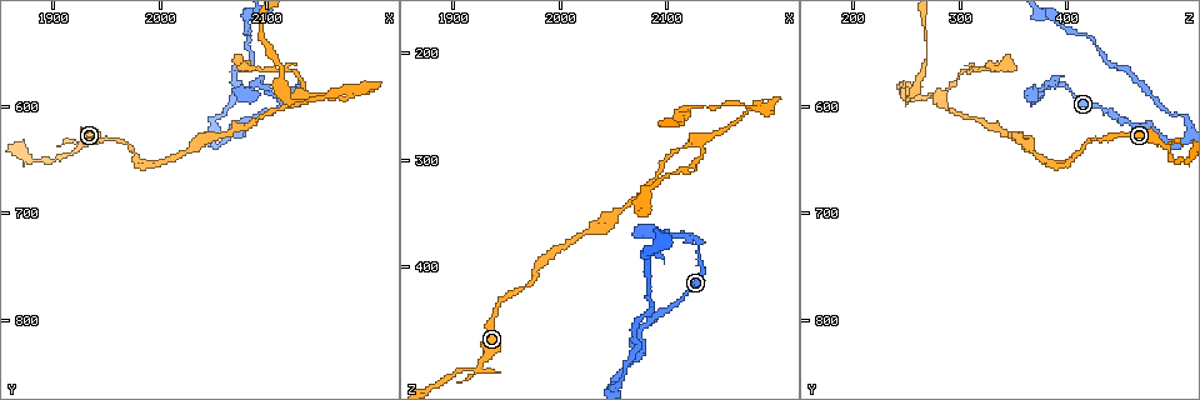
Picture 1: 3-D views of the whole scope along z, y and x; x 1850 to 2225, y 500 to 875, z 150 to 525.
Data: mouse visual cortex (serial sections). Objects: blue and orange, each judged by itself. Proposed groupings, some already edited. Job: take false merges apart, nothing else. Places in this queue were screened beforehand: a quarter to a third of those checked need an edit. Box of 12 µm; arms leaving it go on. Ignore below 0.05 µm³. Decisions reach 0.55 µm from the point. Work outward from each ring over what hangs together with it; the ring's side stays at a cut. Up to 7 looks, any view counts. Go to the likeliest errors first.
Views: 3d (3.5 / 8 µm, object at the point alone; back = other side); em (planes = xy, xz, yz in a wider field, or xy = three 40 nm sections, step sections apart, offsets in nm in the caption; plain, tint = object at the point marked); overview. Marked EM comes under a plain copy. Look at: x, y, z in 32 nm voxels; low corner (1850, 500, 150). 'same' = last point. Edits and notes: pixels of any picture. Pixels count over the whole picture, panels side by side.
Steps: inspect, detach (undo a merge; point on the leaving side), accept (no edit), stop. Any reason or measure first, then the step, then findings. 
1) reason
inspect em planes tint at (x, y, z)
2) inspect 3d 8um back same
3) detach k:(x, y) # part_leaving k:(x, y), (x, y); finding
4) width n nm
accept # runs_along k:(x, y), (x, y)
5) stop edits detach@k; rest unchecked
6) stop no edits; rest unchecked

branch point
inspect 3d 3.5um at (2180, 592, 250)

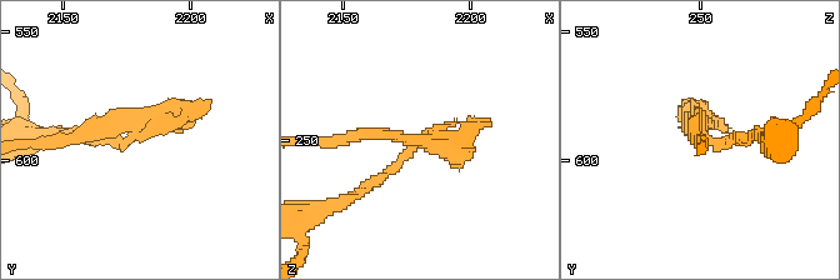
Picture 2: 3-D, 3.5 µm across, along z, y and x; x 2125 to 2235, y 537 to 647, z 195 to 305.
inspect em xy step 1 tint at (2179, 588, 253)

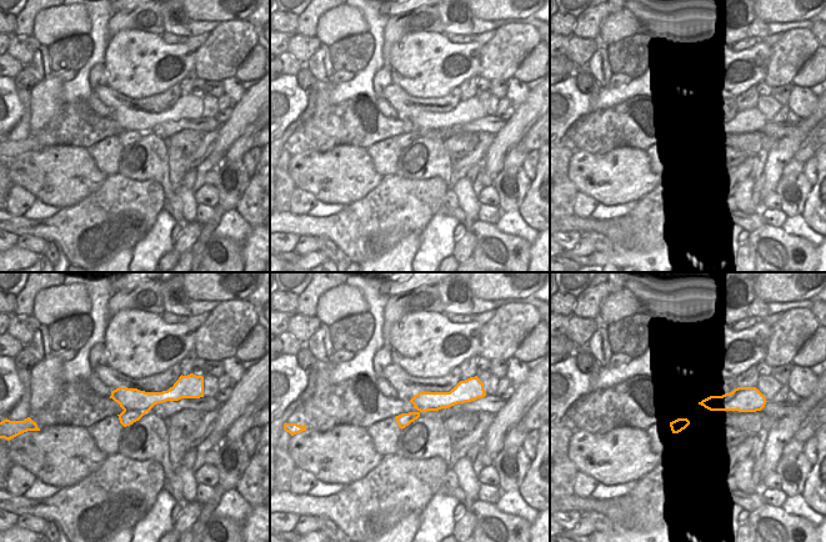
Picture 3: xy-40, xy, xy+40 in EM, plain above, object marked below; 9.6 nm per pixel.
cut it another way
inspect em xy step 3 tint same

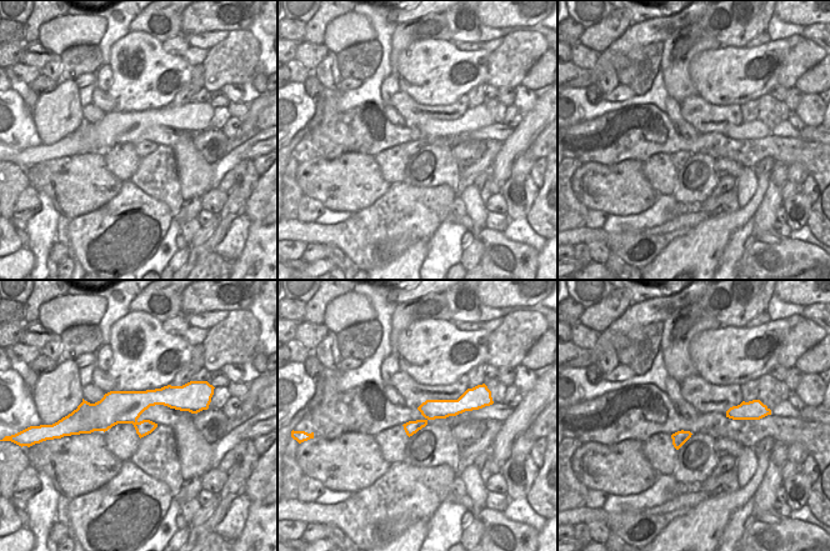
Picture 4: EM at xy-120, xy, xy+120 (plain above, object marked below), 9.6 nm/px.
detach 2:(90, 128) # part_leaving 2:(418, 141), (395, 135), (314, 141); a second cell is stuck on

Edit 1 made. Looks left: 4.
thick turns thin
inspect 3d 3.5um at (1914, 644, 496)

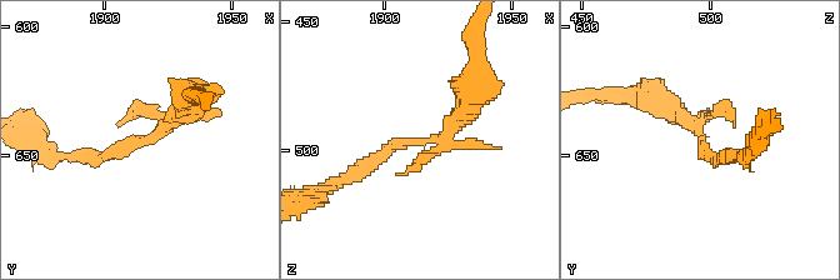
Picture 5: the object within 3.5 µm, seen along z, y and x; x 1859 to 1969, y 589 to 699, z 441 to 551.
inspect em planes tint at (1915, 643, 497)

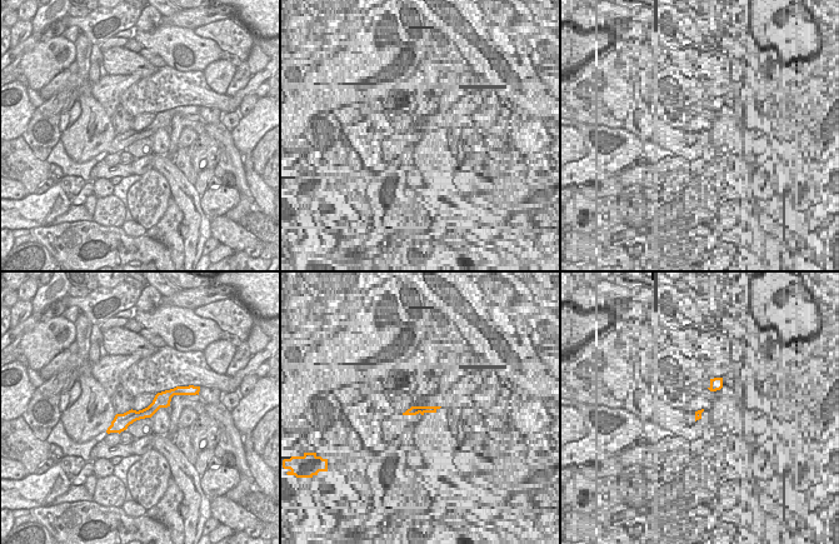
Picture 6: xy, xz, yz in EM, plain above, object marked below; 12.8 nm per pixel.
accept # runs_along 6:(174, 392), (111, 429); one cell here

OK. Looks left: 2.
abrupt turn
inspect 3d 3.5um at (2132, 586, 378)

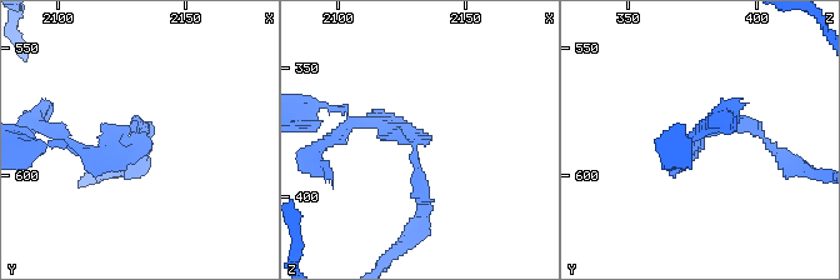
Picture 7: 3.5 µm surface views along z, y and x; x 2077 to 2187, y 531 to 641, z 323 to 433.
arm_widths 100, 200 nm; shape alone is not enough
inspect em xy step 1 tint at (2130, 588, 377)

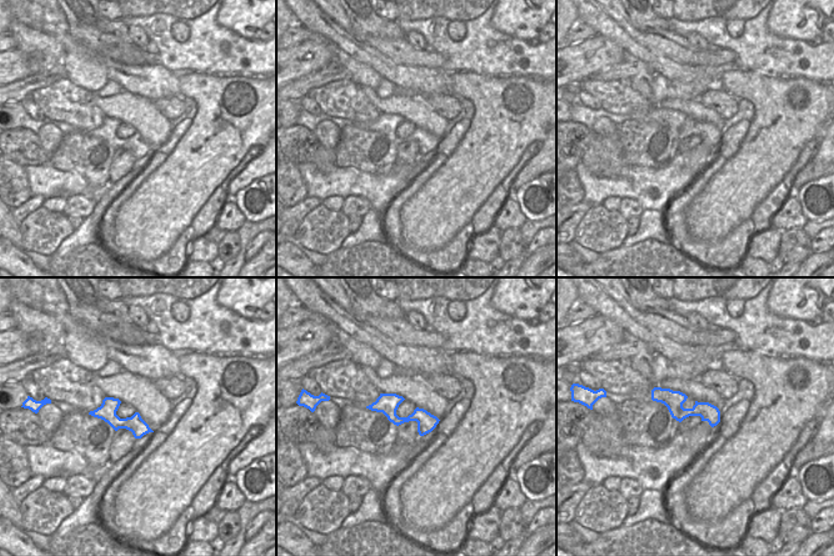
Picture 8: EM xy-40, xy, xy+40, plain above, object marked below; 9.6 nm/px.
detach 7:(318, 145) # a second cell is stuck on

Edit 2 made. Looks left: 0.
stop edits detach@2, detach@7; rest unchecked

